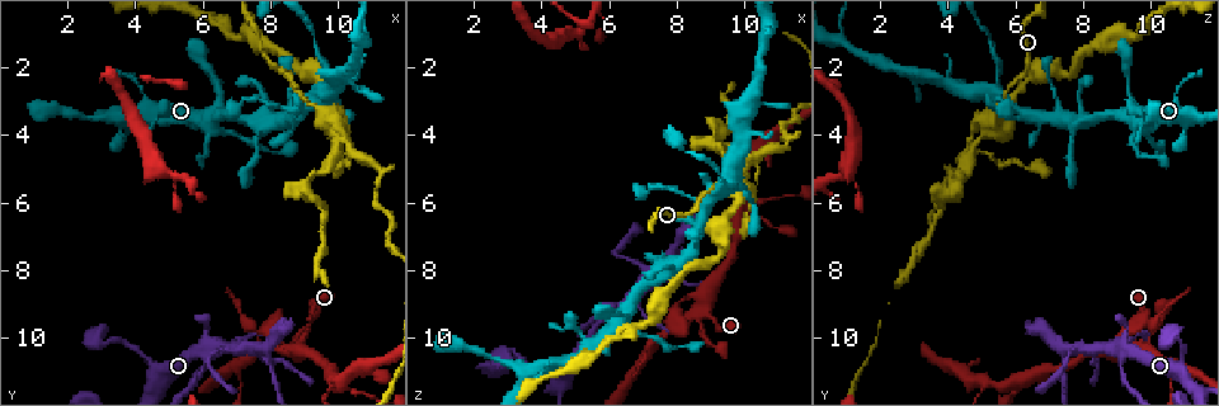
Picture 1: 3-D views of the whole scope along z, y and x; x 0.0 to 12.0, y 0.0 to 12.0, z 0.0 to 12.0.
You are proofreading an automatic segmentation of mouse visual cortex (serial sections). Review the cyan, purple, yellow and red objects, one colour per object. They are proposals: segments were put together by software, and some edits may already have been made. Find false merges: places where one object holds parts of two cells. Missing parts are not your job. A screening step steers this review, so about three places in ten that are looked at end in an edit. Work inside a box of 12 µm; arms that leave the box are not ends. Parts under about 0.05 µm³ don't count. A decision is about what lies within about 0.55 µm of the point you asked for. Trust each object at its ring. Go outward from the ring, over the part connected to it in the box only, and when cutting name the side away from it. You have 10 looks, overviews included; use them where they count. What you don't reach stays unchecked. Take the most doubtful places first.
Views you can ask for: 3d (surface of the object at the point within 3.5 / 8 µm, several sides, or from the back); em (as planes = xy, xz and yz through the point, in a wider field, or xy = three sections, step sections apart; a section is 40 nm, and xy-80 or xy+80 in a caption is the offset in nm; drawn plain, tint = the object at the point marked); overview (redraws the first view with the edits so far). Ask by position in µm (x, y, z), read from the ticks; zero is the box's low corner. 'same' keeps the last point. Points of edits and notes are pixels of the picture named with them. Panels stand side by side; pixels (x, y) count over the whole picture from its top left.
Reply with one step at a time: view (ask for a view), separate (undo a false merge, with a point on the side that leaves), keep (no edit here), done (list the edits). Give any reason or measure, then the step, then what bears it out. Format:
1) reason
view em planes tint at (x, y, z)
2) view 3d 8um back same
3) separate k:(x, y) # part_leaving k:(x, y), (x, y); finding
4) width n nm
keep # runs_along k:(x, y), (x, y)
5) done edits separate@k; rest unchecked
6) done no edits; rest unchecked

two arms in line, one across
view 3d 3.5um at (5.9, 10.5, 9.3)

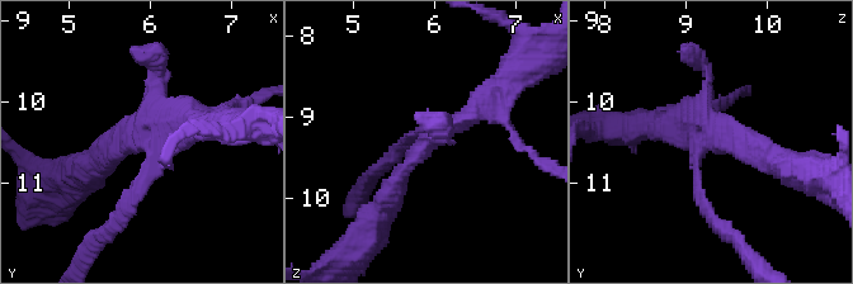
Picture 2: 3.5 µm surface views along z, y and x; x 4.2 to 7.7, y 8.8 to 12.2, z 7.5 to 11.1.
view em xy step 1 tint at (5.90, 10.35, 9.35)

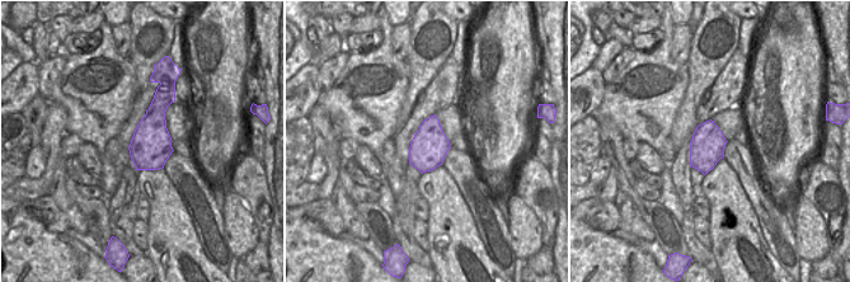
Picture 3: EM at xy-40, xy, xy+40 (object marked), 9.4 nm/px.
another direction
view em xy step 2 tint same

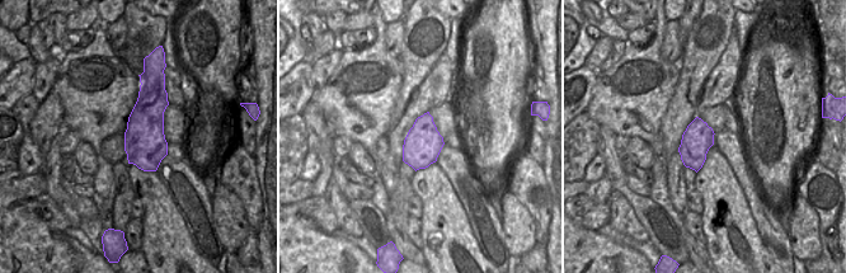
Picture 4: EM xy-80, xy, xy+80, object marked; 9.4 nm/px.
keep # runs_along 2:(381, 207), (416, 151), (486, 96); all the same cell

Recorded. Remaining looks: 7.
two arms at a narrow angle
view 3d 3.5um at (9.7, 3.3, 5.3)

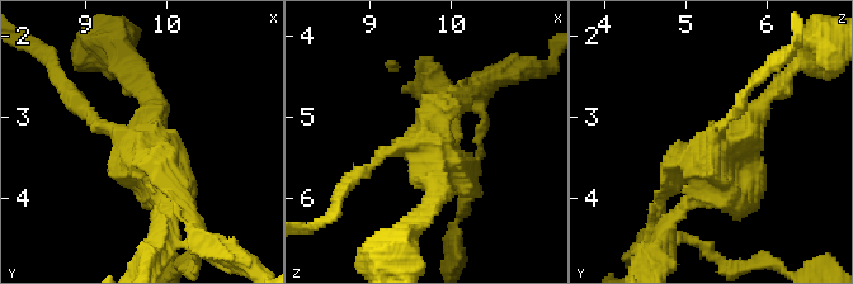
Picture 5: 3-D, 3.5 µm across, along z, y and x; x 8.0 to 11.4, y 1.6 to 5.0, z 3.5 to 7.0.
view em xy step 3 tint at (9.65, 3.30, 5.35)

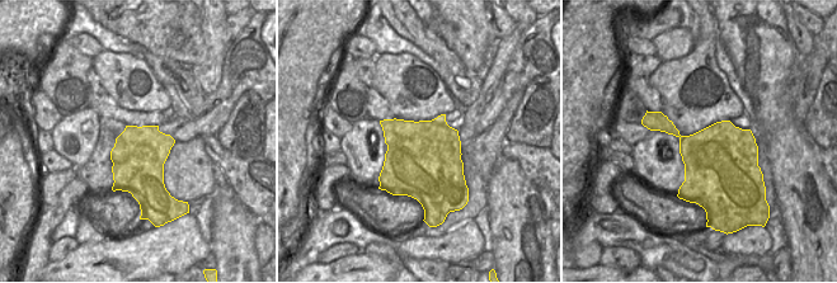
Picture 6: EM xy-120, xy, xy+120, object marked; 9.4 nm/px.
width 700 nm
separate 5:(149, 249) # border 6:(113, 163), (150, 146), (163, 165); a second cell is stuck on

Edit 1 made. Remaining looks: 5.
view overview

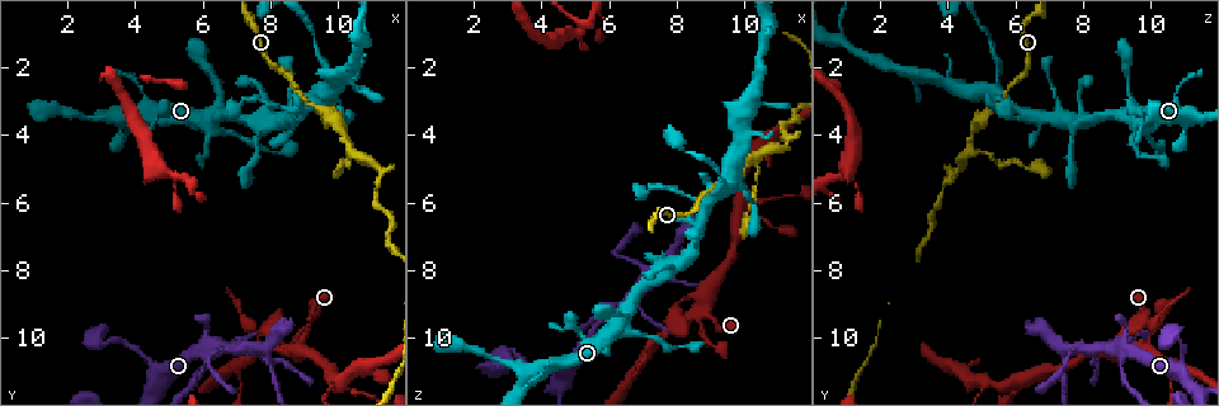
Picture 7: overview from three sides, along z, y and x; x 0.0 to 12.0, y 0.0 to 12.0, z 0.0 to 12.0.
sharp bend
view 3d 8um at (11.3, 5.0, 4.3)

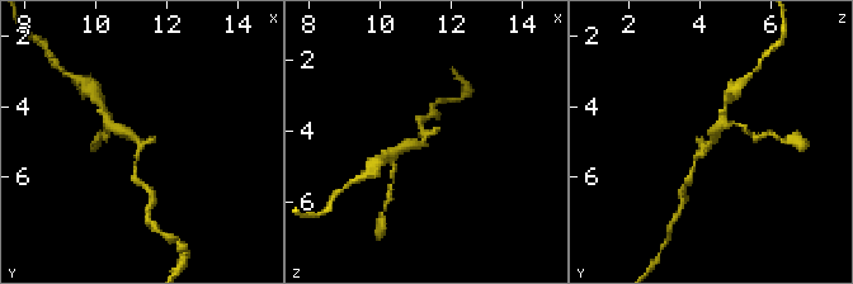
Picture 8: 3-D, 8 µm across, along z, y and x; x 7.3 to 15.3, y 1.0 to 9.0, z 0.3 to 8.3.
view em planes tint at (11.2, 5.0, 4.3)

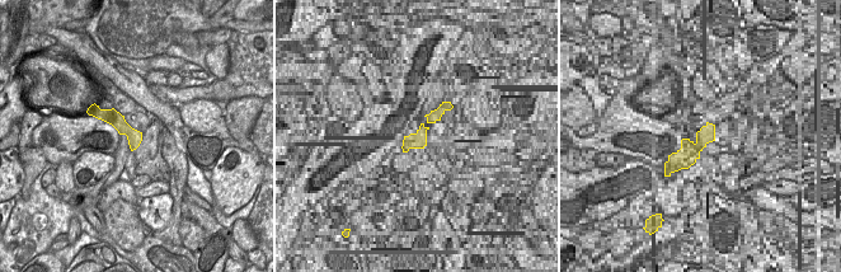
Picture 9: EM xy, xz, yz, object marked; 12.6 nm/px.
keep # continuous, no second cell

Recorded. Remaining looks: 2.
sharp bend
view 3d 3.5um at (7.6, 10.4, 9.8)

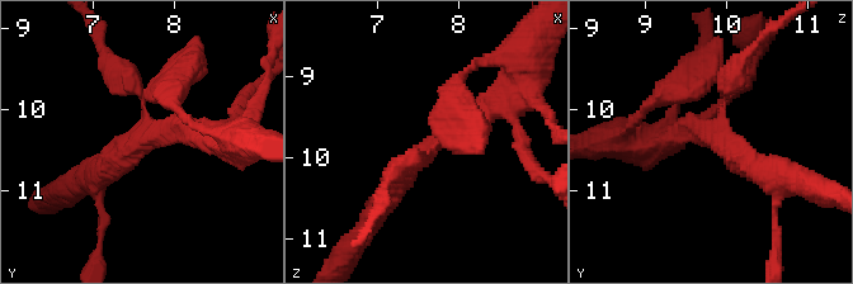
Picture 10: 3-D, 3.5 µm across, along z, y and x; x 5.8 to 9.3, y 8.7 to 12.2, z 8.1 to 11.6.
view em xy step 1 tint at (7.70, 10.30, 9.85)

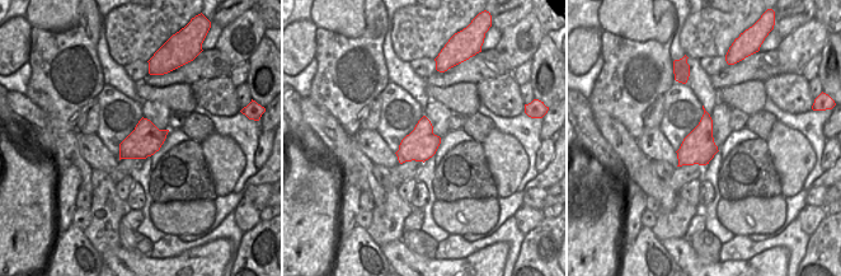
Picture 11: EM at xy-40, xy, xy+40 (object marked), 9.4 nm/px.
width 300 nm
separate 10:(734, 80) # part_leaving 10:(142, 98), (111, 67), (99, 36); a second cell is stuck on

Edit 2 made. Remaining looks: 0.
done edits separate@5, separate@10; rest unchecked

